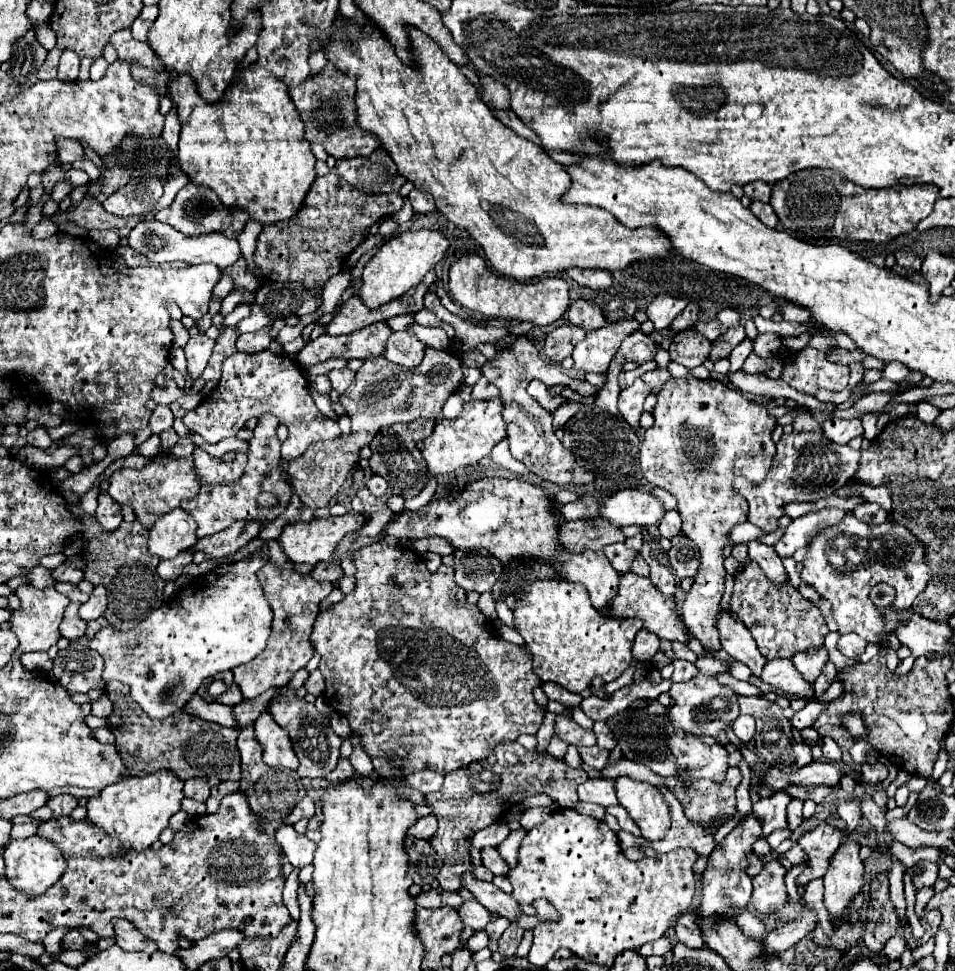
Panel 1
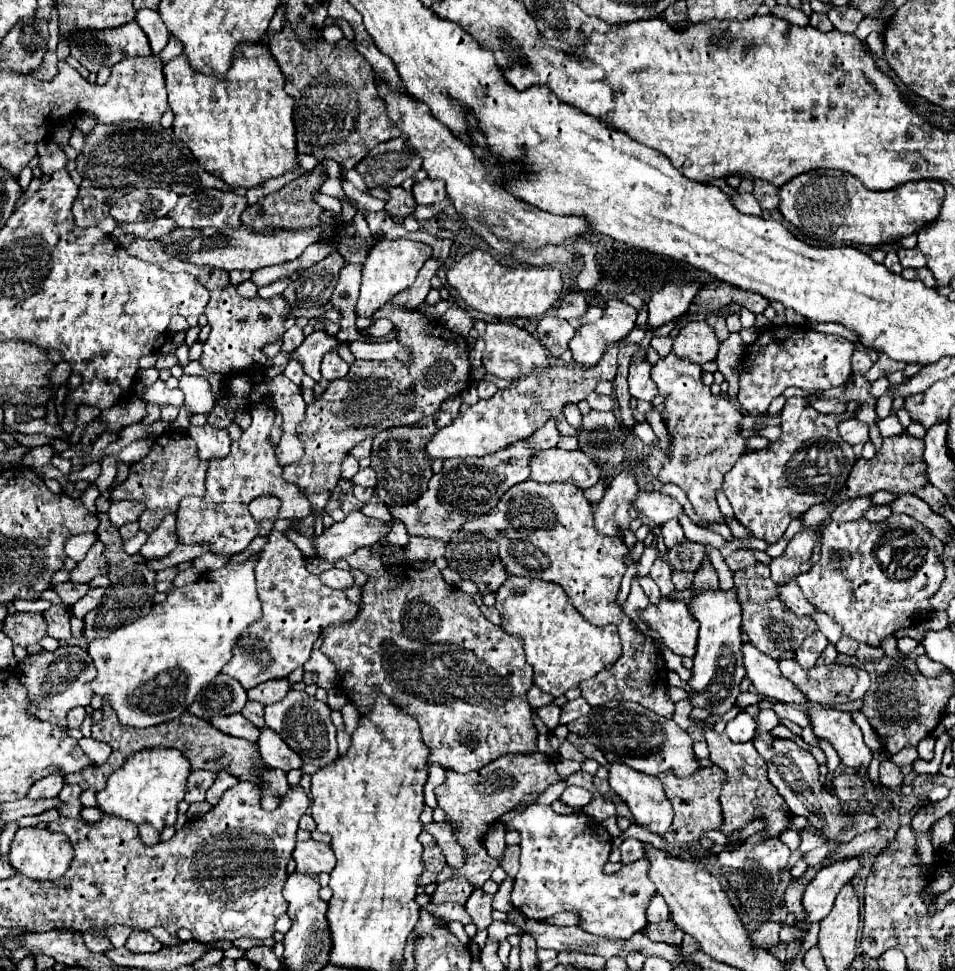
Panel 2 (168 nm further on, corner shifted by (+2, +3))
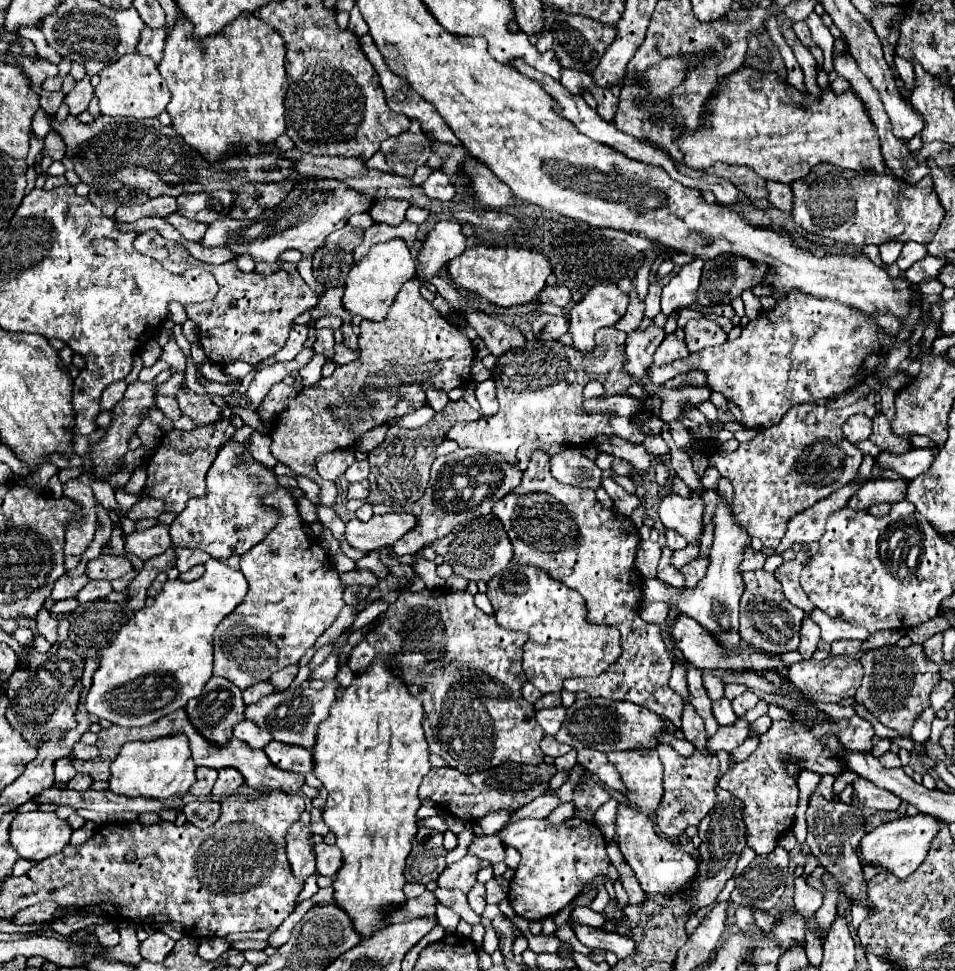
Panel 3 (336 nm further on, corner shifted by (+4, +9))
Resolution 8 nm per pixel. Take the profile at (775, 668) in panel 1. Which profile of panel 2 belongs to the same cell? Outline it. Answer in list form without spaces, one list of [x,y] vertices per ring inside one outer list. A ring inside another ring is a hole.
[[[781,660],[781,672],[789,678],[809,700],[817,704],[843,704],[863,698],[869,688],[869,674],[859,666],[843,666],[843,664],[829,664],[829,666],[813,666],[807,672],[795,660]]]

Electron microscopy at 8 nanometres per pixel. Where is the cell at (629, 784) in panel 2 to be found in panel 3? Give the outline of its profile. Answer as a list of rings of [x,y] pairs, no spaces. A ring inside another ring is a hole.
[[[639,750],[629,754],[613,752],[607,756],[621,774],[627,800],[643,812],[655,812],[663,798],[663,766],[655,750],[649,756]]]

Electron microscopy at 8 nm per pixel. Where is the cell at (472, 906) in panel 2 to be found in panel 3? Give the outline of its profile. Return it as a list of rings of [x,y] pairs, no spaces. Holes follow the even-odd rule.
[[[475,884],[473,888],[471,888],[471,892],[467,894],[467,898],[469,898],[469,906],[477,912],[477,914],[481,914],[483,912],[483,908],[485,908],[485,886],[483,884]]]

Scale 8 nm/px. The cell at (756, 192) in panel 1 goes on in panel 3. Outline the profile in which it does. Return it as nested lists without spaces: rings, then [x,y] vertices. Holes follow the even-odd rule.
[[[767,182],[767,200],[771,206],[783,210],[783,212],[791,212],[791,186],[787,184],[777,184],[777,182]]]

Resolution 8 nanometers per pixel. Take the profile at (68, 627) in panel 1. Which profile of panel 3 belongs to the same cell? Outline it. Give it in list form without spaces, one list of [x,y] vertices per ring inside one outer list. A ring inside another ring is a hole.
[[[43,608],[39,614],[37,614],[37,632],[43,634],[51,644],[57,642],[57,626],[59,622],[51,616],[51,612],[47,608]]]

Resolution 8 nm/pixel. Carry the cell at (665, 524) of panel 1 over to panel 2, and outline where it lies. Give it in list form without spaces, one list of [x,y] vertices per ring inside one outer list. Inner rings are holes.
[[[669,520],[661,526],[661,536],[663,536],[663,542],[667,548],[673,548],[675,544],[681,544],[685,540],[685,534],[683,534],[683,528],[679,524],[679,520]]]

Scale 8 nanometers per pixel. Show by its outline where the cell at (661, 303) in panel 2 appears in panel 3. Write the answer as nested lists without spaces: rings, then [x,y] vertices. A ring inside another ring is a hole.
[[[695,258],[693,262],[685,264],[677,276],[673,276],[669,280],[669,284],[663,288],[663,296],[661,296],[661,312],[665,316],[669,316],[673,310],[691,306],[697,298],[697,286],[701,280],[701,268],[703,268],[703,260]]]

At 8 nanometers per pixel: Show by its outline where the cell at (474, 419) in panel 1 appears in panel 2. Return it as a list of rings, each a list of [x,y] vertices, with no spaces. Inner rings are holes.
[[[609,344],[603,358],[595,366],[579,366],[579,364],[563,364],[563,366],[549,366],[539,370],[537,374],[529,374],[523,378],[513,380],[513,384],[505,390],[499,390],[491,400],[479,400],[479,404],[469,406],[461,412],[451,426],[441,428],[433,440],[427,444],[427,456],[435,458],[463,458],[463,456],[483,456],[491,452],[499,452],[513,442],[527,440],[533,436],[537,428],[555,420],[557,428],[561,424],[561,434],[573,436],[573,430],[565,424],[563,408],[567,404],[579,404],[593,392],[595,384],[601,380],[615,380],[617,376],[617,344]]]

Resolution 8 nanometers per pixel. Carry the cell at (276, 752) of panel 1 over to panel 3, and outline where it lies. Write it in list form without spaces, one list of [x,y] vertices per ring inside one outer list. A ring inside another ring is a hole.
[[[273,740],[269,742],[269,746],[265,746],[265,754],[281,770],[291,770],[299,774],[313,770],[313,756],[309,750],[301,750],[301,746],[285,746]]]

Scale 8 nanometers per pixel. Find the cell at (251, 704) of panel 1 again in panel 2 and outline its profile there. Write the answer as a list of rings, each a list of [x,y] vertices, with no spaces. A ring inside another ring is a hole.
[[[283,678],[283,680],[267,680],[259,686],[255,686],[253,690],[249,690],[247,696],[249,696],[249,700],[255,700],[255,702],[261,702],[263,706],[267,706],[267,704],[283,700],[287,692],[289,692],[289,680]]]

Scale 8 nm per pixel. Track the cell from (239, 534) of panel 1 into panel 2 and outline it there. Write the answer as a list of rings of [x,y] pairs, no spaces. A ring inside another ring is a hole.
[[[179,544],[171,554],[167,554],[163,560],[147,560],[147,564],[151,566],[151,570],[155,570],[155,572],[159,572],[159,570],[165,570],[165,568],[169,568],[169,566],[177,566],[177,564],[181,564],[181,562],[191,562],[193,558],[197,558],[197,556],[201,556],[201,554],[205,554],[207,552],[207,548],[203,548],[203,546],[183,546],[183,544]]]

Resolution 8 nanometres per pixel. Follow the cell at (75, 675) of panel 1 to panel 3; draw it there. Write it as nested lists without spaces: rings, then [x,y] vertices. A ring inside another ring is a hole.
[[[53,646],[47,654],[37,652],[37,648],[25,648],[19,654],[19,658],[21,658],[21,664],[17,672],[13,672],[11,678],[7,680],[7,698],[9,698],[7,720],[11,722],[11,726],[21,734],[25,734],[25,738],[31,738],[31,742],[39,740],[51,728],[71,730],[73,726],[77,726],[75,714],[81,700],[81,690],[83,690],[81,676],[83,676],[85,660],[73,648],[63,648],[63,646]]]

